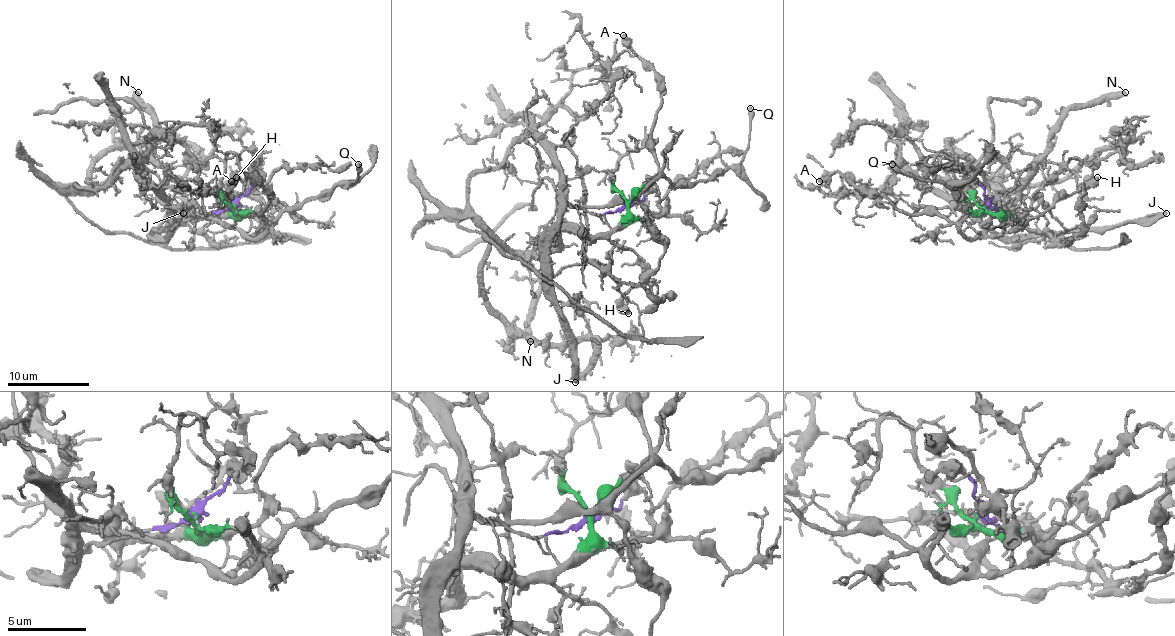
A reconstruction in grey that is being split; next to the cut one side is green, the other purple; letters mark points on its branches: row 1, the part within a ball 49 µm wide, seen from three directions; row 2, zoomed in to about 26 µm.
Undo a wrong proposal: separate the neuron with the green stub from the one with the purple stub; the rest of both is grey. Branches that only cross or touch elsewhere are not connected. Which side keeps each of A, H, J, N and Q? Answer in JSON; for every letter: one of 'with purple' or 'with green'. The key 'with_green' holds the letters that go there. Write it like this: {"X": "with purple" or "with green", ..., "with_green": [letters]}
{"A": "with green", "H": "with green", "J": "with purple", "N": "with green", "Q": "with green", "with_green": ["A", "H", "N", "Q"]}

